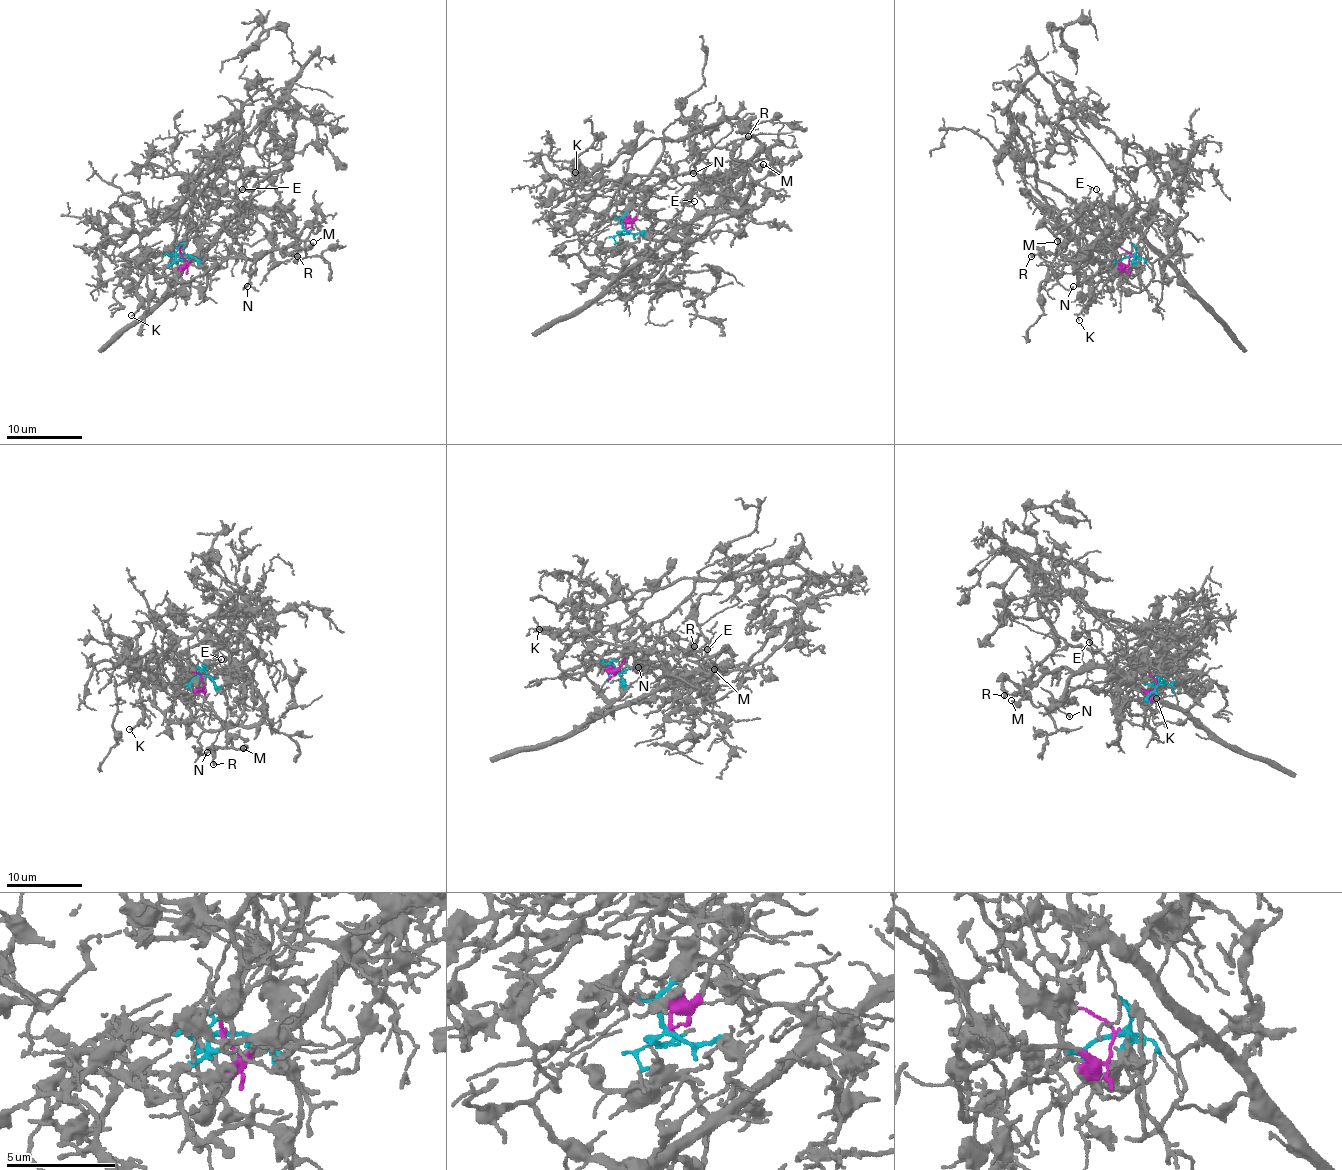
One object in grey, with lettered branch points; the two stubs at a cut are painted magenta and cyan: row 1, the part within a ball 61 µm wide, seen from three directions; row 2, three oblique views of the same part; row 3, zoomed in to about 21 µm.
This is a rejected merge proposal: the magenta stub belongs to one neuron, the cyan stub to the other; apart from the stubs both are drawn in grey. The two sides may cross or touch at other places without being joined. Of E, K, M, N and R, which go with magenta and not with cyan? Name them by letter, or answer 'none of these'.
E, M, N, R

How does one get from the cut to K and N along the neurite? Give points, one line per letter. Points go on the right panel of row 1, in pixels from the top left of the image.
K: (1132, 256), (1117, 261), (1086, 214), (1038, 181), (1036, 191), (1075, 241), (1098, 257), (1101, 271), (1078, 320)
N: (1132, 256), (1126, 265), (1069, 259), (1058, 281), (1066, 289), (1073, 287)

